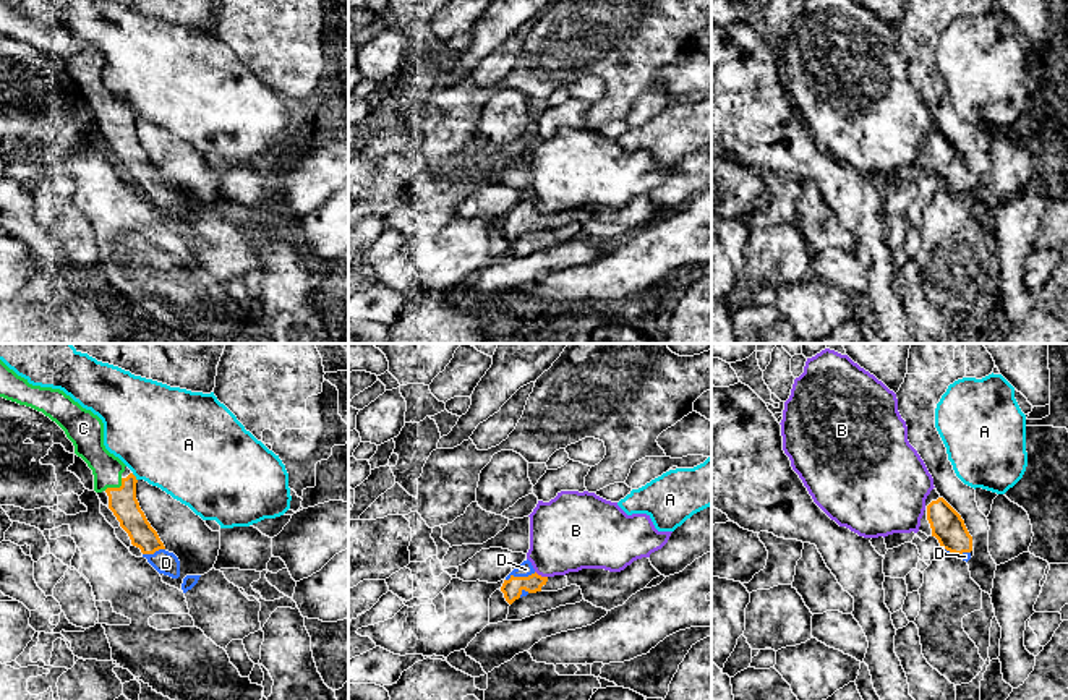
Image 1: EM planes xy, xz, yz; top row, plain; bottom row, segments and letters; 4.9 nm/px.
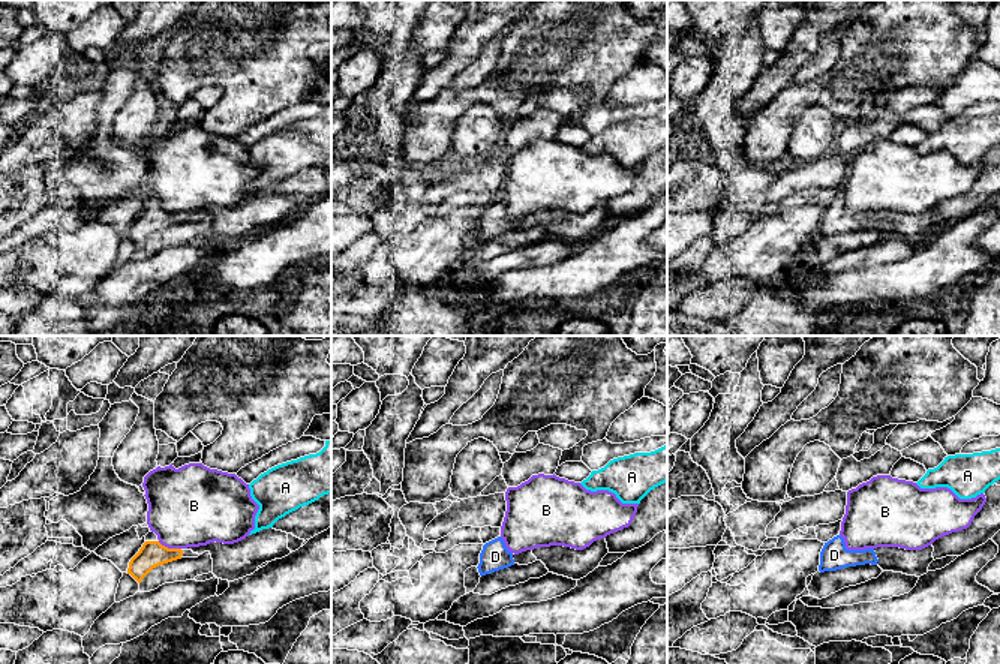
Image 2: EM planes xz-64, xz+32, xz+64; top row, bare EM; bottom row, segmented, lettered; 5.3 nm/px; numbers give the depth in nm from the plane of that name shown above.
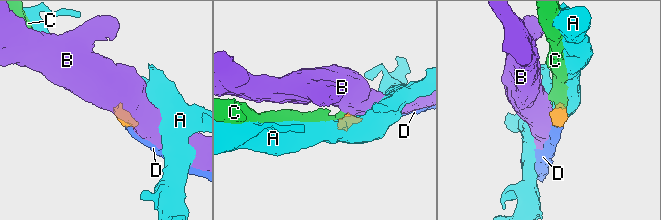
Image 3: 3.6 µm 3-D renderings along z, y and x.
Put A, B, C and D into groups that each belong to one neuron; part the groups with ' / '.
A / B / C D

